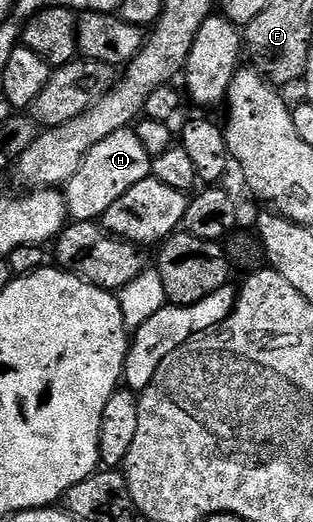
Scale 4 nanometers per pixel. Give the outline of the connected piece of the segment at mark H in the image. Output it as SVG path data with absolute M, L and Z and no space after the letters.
M132 128L120 129L115 131L115 135L107 135L103 143L95 143L95 147L91 147L79 171L75 171L73 178L63 186L69 217L75 221L97 221L104 218L107 207L111 207L115 199L127 195L135 183L147 179L152 171L153 158Z

